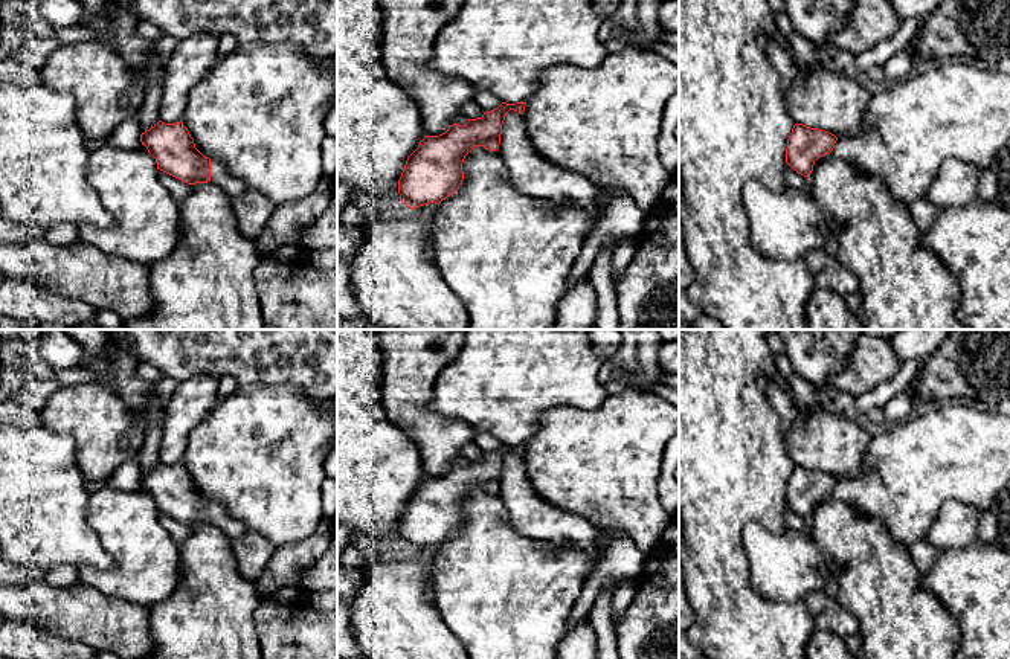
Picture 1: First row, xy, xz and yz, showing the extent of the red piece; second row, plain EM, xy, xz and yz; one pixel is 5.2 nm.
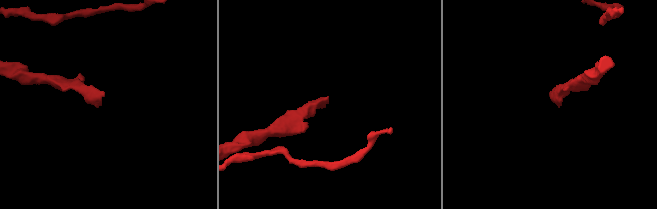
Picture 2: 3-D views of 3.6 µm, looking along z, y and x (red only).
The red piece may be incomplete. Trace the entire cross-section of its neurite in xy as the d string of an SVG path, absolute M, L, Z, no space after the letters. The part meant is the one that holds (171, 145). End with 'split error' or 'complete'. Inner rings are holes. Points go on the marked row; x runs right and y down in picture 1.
M159 121L140 134L142 145L156 159L157 169L188 183L218 185L230 198L247 192L243 180L233 175L224 163L204 157L194 143L183 122L165 124Z; split error

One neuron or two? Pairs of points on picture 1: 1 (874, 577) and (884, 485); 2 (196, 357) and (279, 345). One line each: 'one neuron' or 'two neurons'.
1: two neurons
2: one neuron

